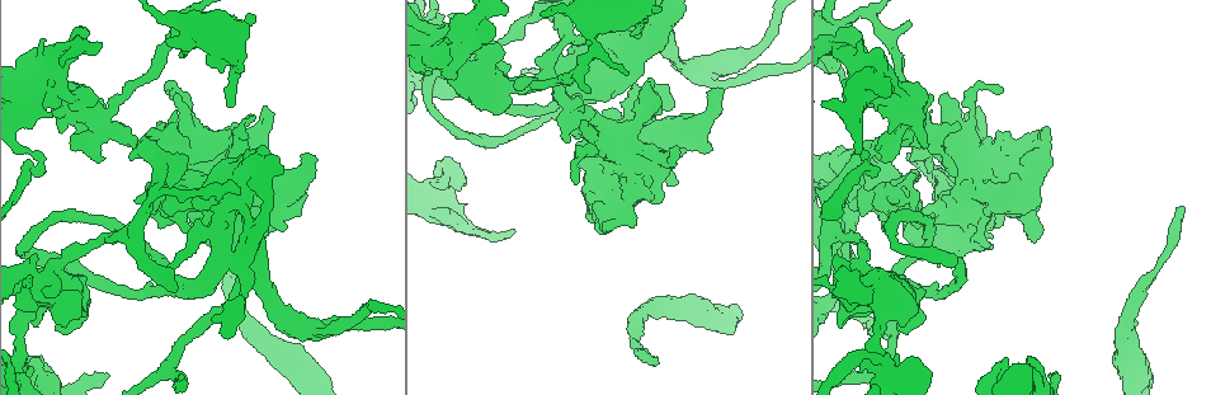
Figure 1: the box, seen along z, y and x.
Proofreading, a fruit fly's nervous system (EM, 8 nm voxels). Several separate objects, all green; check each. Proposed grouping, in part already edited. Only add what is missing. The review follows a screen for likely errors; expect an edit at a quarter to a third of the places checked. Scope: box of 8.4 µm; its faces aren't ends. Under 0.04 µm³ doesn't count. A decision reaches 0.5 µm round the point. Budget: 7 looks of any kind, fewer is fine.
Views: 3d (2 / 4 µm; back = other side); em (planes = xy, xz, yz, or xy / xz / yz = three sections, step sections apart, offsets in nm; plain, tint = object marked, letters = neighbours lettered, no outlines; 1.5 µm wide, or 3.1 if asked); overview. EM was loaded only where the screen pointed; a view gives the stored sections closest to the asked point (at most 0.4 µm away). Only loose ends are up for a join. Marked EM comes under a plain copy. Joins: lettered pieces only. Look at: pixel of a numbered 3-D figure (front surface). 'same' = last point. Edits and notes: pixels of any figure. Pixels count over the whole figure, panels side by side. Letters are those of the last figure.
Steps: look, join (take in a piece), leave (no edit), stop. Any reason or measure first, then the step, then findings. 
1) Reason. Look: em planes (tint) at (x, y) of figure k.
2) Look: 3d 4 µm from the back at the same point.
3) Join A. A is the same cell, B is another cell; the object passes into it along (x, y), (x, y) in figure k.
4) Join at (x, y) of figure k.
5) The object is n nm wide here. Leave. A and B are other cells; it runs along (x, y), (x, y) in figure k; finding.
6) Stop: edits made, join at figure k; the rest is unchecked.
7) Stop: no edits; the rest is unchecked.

Free end. Look: 3d 2 µm at (32, 369) of figure 1.

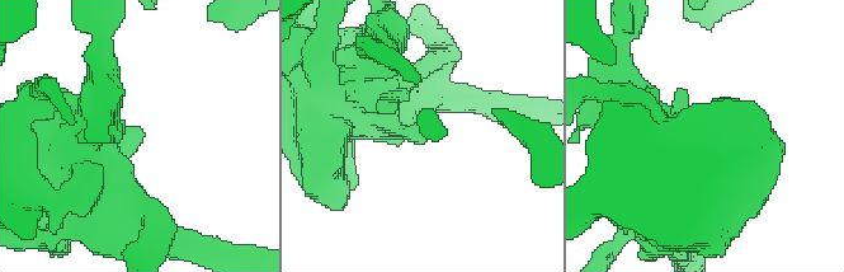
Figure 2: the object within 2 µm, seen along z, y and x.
Look: em yz step 4 (letters) at (142, 131) of figure 2.

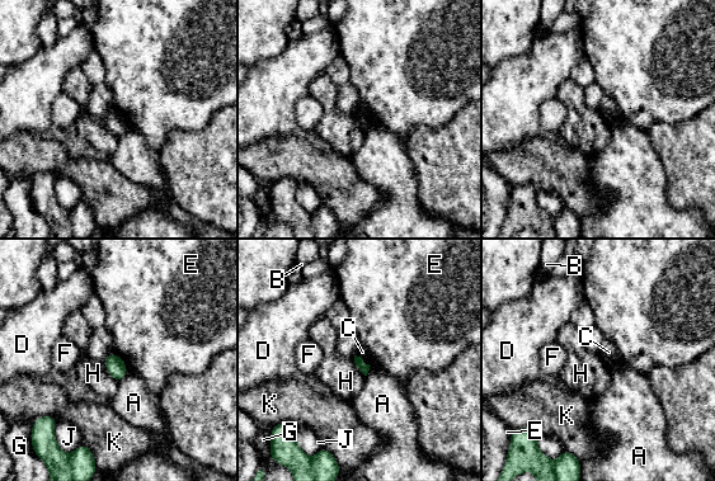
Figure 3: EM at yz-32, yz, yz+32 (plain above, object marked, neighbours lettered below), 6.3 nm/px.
Leave. A, B, C, D, E, F, G, H, J and K are other cells; a border runs along (356, 354), (370, 366) in figure 3; no lettered piece goes on from it.

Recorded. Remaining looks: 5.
Free end. Look: em yz step 8 (letters) at (428, 75) of figure 1.

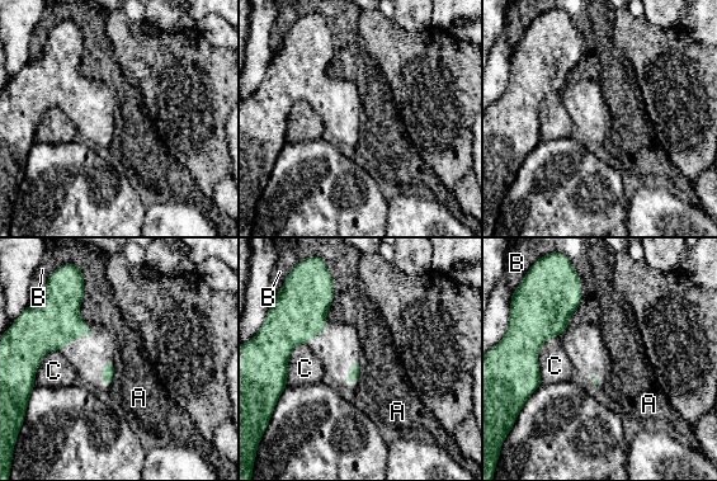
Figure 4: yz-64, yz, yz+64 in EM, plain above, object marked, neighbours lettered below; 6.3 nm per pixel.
Cut it another way. Look: em planes (letters) at the same point.

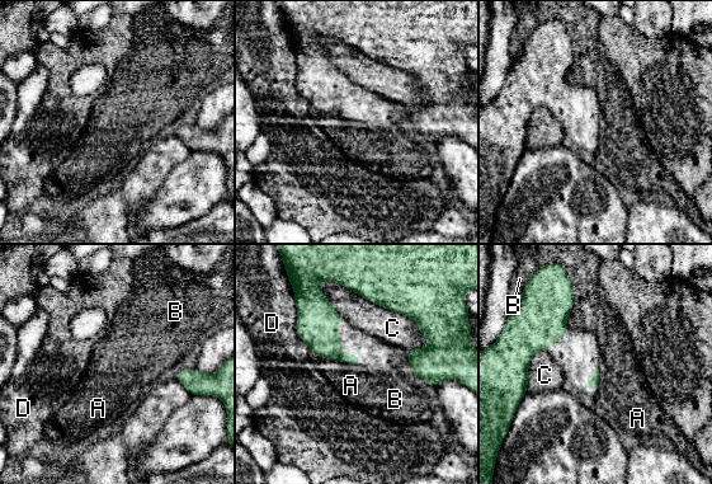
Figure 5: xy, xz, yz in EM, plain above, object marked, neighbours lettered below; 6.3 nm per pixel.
Leave. A, B, C and D are other cells; a border runs along (573, 282), (566, 327) in figure 5; no lettered piece goes on from it.

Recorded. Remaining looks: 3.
Free end. Look: em planes (letters) at (713, 88) of figure 1.

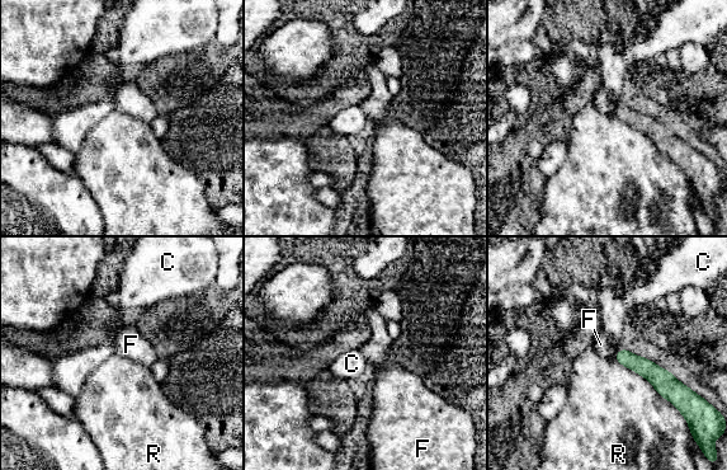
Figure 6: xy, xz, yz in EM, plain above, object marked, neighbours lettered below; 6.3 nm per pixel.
Leave. C, F and R are other cells; a border runs along (614, 355), (615, 360) in figure 6; none of them fits.

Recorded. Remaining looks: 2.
Stop: no edits; the rest is unchecked.

